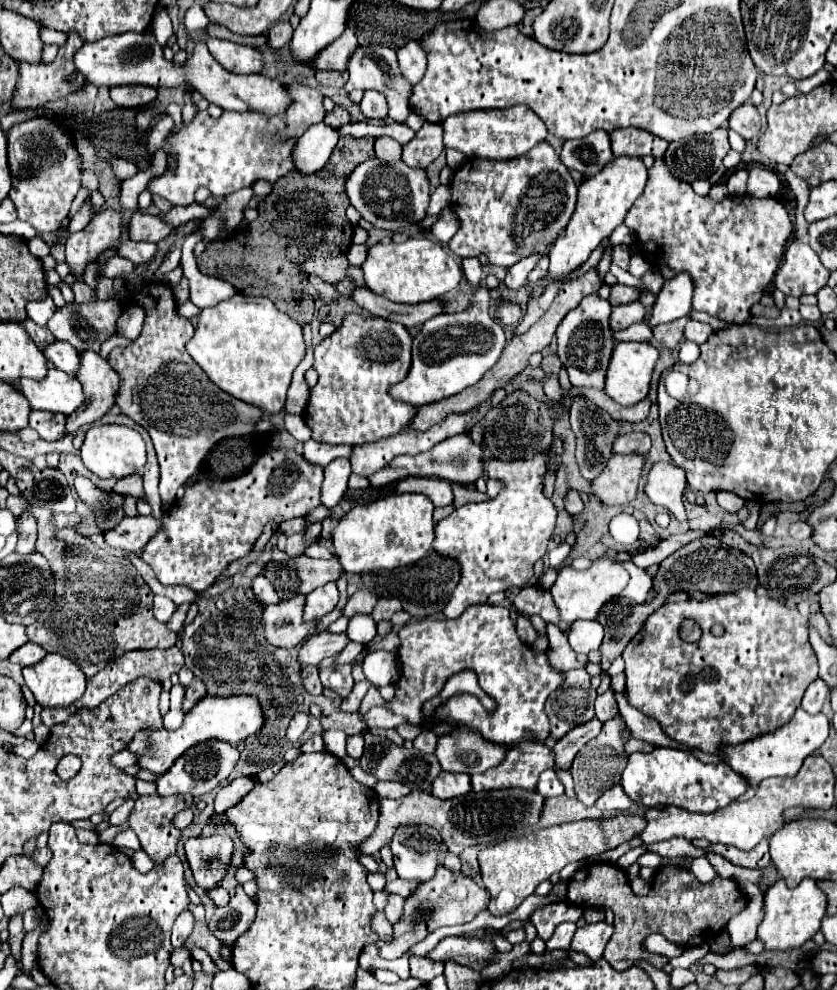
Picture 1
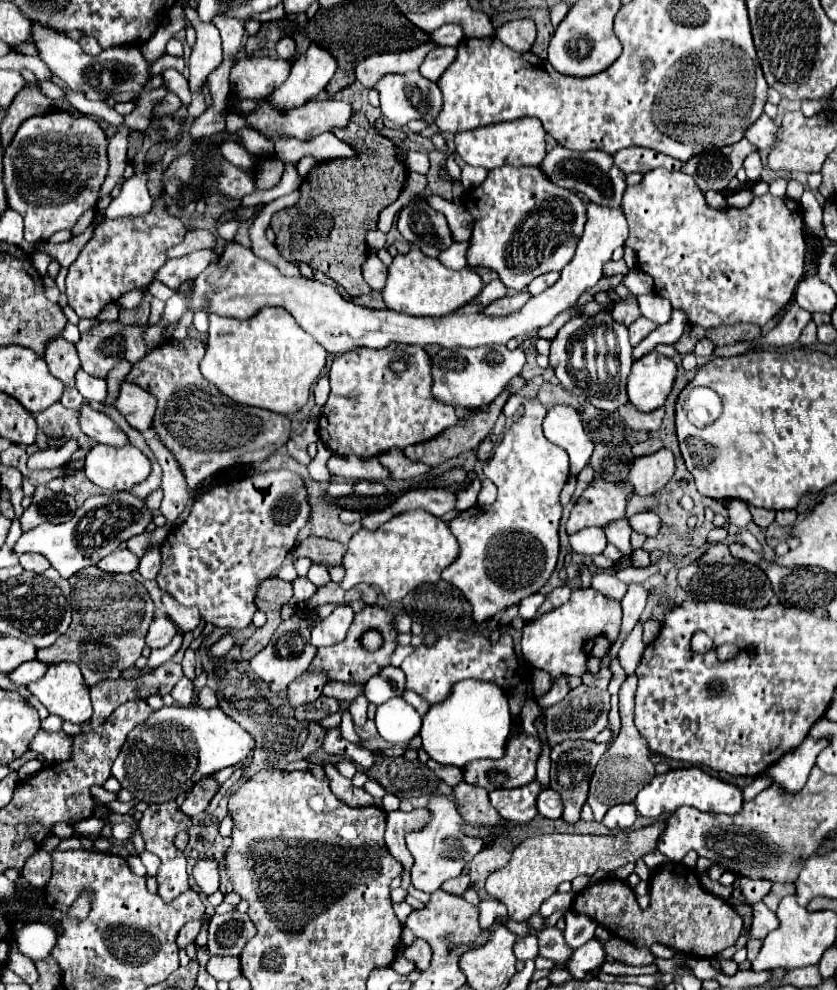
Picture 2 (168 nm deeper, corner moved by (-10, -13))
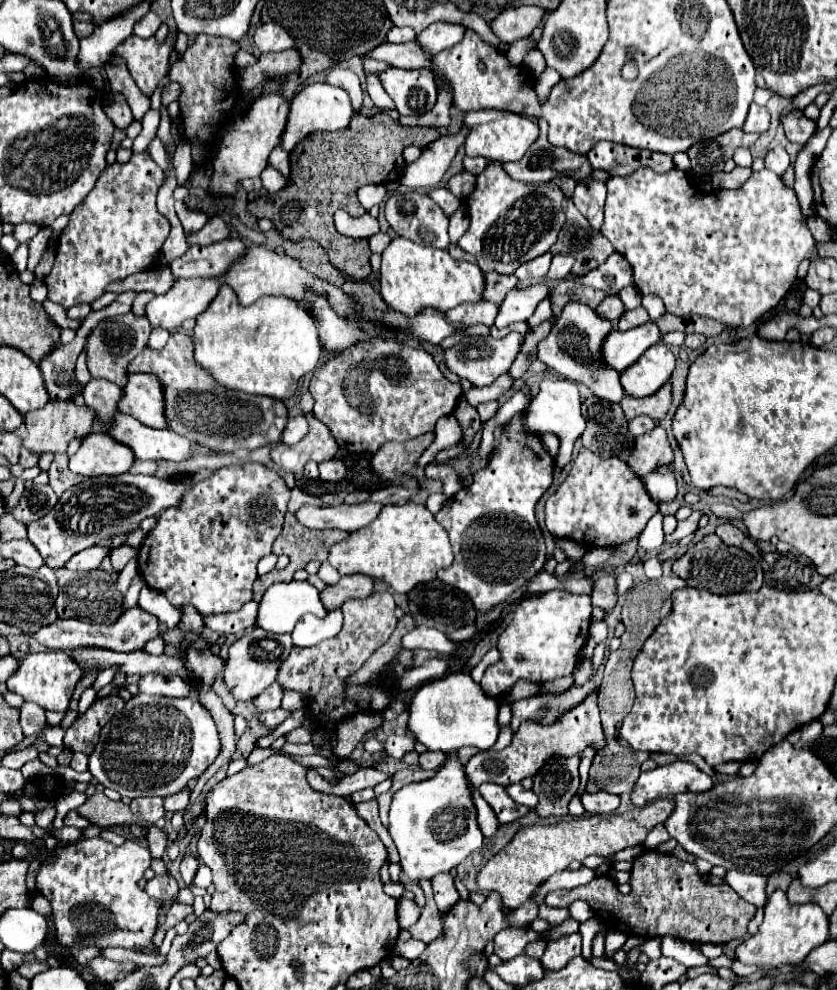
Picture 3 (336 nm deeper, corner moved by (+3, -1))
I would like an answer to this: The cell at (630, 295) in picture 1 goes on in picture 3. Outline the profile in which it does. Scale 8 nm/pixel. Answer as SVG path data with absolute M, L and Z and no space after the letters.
M607 296L599 306L597 306L597 314L605 316L607 320L617 322L621 318L621 314L625 312L625 306L621 302L619 296Z

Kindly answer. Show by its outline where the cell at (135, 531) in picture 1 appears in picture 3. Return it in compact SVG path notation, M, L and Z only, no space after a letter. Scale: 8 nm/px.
M93 546L87 550L81 550L77 556L73 556L67 564L69 570L93 570L99 568L99 564L103 562L103 558L107 558L111 554L109 546Z

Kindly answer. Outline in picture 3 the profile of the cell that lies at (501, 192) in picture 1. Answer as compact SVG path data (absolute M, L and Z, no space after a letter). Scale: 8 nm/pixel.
M489 162L477 176L475 190L465 200L471 224L457 246L473 254L483 272L513 274L523 262L547 254L557 242L557 236L565 226L565 200L567 196L555 182L521 182L511 178L503 170L503 164Z

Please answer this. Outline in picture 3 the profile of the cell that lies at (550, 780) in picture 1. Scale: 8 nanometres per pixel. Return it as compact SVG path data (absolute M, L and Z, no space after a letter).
M519 782L517 784L509 784L507 786L507 792L509 796L517 802L517 804L523 804L527 808L535 808L537 806L537 796L531 792L531 790L525 790Z

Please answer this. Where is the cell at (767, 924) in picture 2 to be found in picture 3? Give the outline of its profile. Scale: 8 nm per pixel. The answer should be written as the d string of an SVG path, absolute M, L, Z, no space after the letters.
M729 870L725 874L725 882L747 902L755 904L757 908L763 908L767 902L765 894L765 876L761 874L747 874L739 870Z

